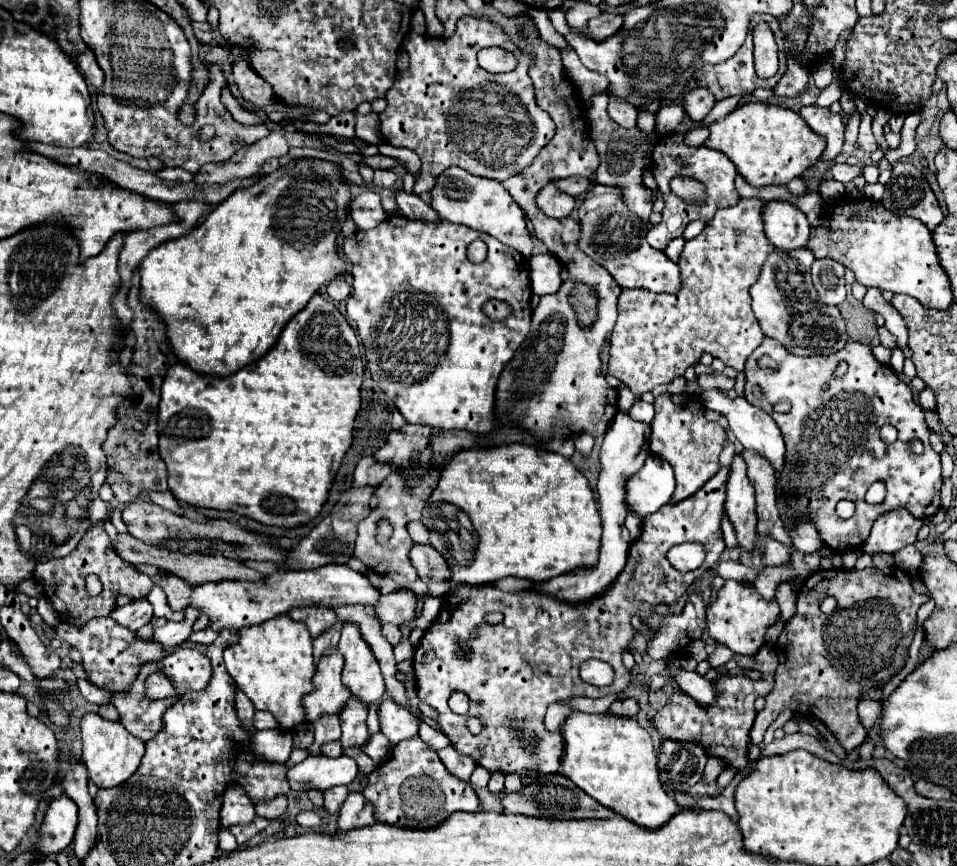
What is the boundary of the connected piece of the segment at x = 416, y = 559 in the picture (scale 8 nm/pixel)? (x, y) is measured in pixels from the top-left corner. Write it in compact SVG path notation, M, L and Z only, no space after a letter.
M413 545L411 563L419 573L419 579L423 579L425 583L451 579L447 561L443 561L443 557L439 557L439 553L431 545Z

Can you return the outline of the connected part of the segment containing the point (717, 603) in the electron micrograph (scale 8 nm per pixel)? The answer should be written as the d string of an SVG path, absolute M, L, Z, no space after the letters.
M725 581L717 591L717 599L707 607L707 629L709 635L729 647L737 655L753 657L765 645L765 631L779 619L779 605L775 599L765 601L757 595L753 585L739 581Z

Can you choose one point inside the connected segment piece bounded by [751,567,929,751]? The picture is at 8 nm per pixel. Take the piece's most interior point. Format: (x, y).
(827, 663)

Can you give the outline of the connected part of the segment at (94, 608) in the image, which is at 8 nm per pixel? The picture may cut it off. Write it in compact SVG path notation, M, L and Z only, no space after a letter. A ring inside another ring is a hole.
M103 525L89 529L89 533L83 535L77 549L73 553L69 553L67 557L39 563L35 567L35 581L43 585L45 597L53 603L55 611L61 615L59 619L63 623L69 623L75 627L83 627L83 625L87 625L87 621L109 613L111 607L115 605L117 595L127 595L133 599L145 599L153 587L151 577L139 573L137 569L133 569L131 565L127 565L123 559L119 559L113 553L111 539L107 537ZM89 575L97 575L103 583L103 591L101 591L99 599L93 599L85 589L85 579Z

